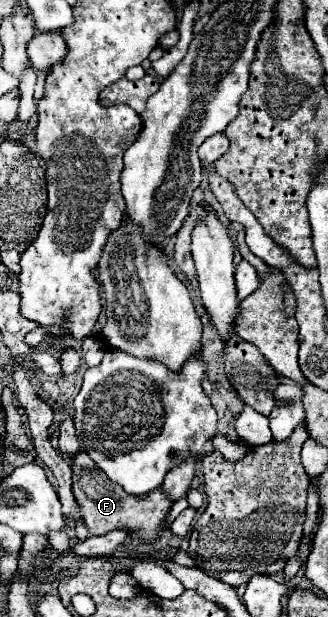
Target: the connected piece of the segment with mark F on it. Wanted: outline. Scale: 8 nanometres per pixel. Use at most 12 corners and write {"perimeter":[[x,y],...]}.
{"perimeter":[[84,451],[72,457],[74,497],[94,535],[132,529],[156,539],[172,501],[124,493]]}

